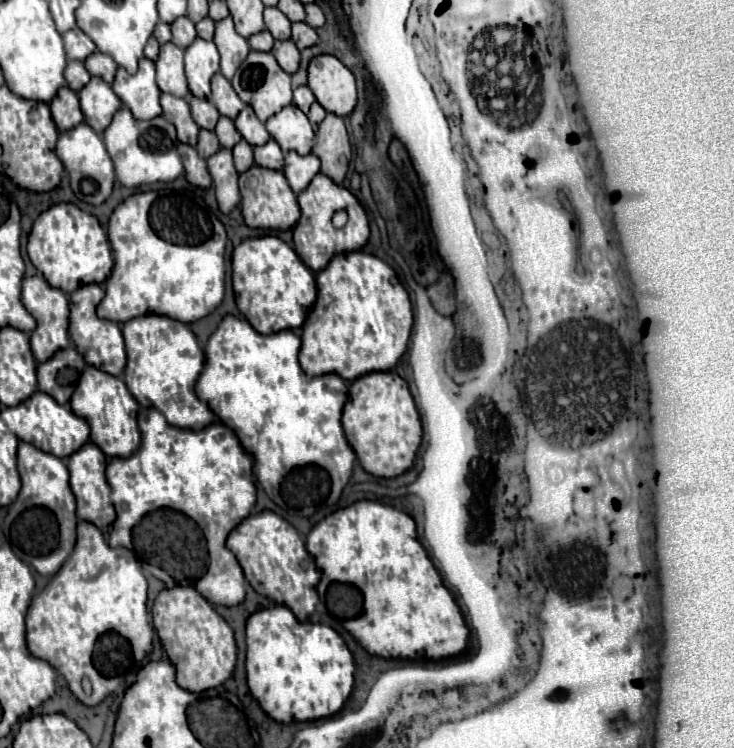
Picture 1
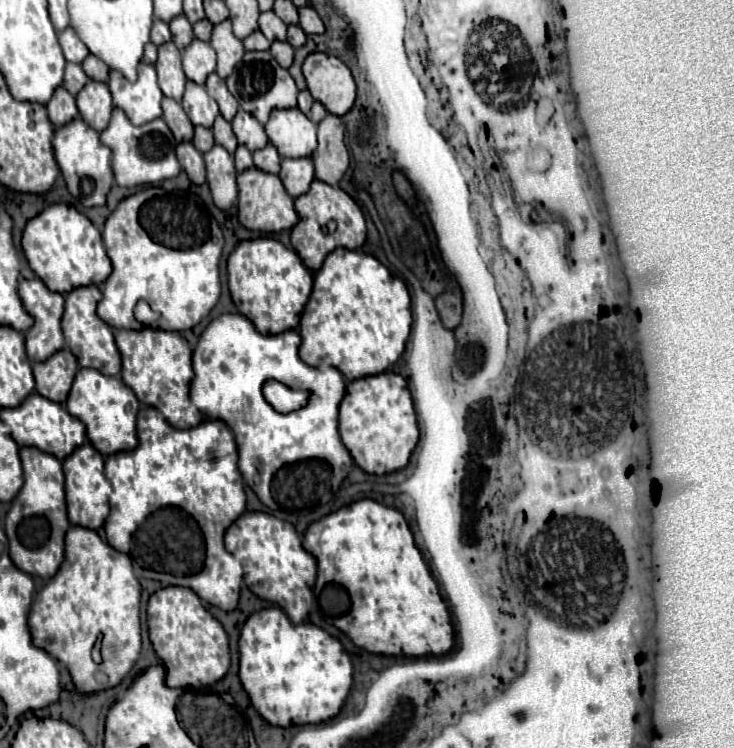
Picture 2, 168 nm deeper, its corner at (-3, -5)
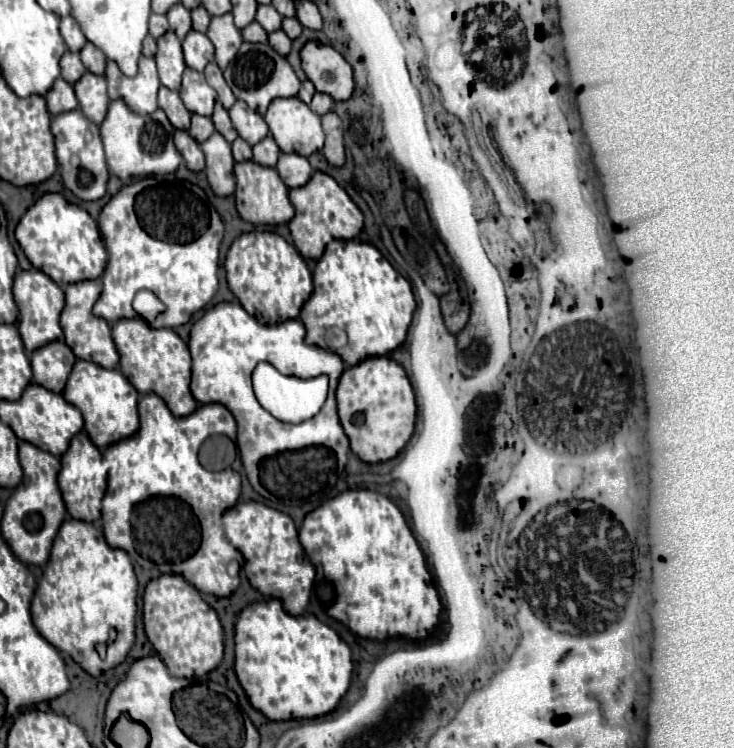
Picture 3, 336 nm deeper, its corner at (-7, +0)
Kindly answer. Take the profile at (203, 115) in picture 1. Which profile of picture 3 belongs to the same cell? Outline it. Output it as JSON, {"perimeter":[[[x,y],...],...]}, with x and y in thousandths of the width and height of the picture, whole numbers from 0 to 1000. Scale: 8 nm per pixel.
{"perimeter":[[[252,92],[249,98],[249,111],[244,119],[244,127],[252,138],[252,143],[260,151],[268,154],[287,154],[290,151],[290,140],[293,140],[293,122],[282,114],[279,103],[266,95],[266,92]]]}

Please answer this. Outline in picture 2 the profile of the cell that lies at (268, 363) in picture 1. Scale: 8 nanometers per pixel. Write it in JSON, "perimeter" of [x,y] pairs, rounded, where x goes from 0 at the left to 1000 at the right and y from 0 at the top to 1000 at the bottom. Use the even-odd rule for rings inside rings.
{"perimeter":[[[304,420],[279,439],[263,471],[266,505],[260,511],[260,537],[279,556],[304,561],[315,572],[326,599],[326,628],[334,644],[345,652],[353,668],[369,684],[375,684],[375,690],[388,695],[424,690],[424,684],[448,674],[481,623],[481,612],[462,586],[459,567],[462,540],[470,529],[470,508],[459,492],[448,492],[440,497],[410,484],[405,473],[407,460],[410,449],[405,441],[358,449],[334,422]],[[369,508],[383,511],[391,519],[418,521],[424,527],[418,540],[391,553],[377,551],[358,529],[358,516]],[[386,612],[407,615],[402,615],[402,623],[396,623],[386,620]],[[410,615],[435,615],[435,644],[410,644],[405,647],[405,660],[394,658],[394,666],[380,666],[377,671],[372,663],[380,663],[394,652],[388,636],[413,636]]]}

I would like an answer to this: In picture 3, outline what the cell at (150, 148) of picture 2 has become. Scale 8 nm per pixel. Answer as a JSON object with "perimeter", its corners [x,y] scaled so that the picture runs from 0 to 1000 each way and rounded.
{"perimeter":[[[154,132],[149,138],[146,156],[138,164],[138,186],[143,194],[149,231],[162,239],[236,231],[247,218],[247,207],[236,194],[236,178],[238,172],[219,146],[206,154],[189,154],[181,151],[168,132]]]}

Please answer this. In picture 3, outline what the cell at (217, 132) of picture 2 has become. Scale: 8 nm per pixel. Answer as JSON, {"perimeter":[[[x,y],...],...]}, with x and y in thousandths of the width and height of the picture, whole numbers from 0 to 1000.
{"perimeter":[[[293,138],[293,148],[290,148],[287,159],[290,159],[293,172],[307,183],[307,189],[317,191],[317,189],[326,183],[326,180],[323,180],[323,175],[317,172],[317,164],[315,164],[315,159],[312,159],[309,146],[307,146],[301,138]]]}

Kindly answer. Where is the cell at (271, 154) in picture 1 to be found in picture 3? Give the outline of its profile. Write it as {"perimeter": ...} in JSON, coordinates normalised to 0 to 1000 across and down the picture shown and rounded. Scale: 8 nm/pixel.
{"perimeter":[[[364,180],[358,189],[345,194],[345,215],[353,218],[353,221],[375,223],[377,221],[377,210],[380,210],[380,197],[372,189],[369,180]]]}

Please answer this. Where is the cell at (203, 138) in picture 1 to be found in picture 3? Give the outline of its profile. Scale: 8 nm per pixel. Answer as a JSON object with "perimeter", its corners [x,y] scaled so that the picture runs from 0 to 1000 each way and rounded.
{"perimeter":[[[263,154],[263,156],[260,156],[257,180],[260,180],[268,191],[277,191],[279,186],[285,186],[290,175],[293,175],[293,170],[290,170],[290,162],[287,162],[285,156],[277,156],[277,154]]]}

